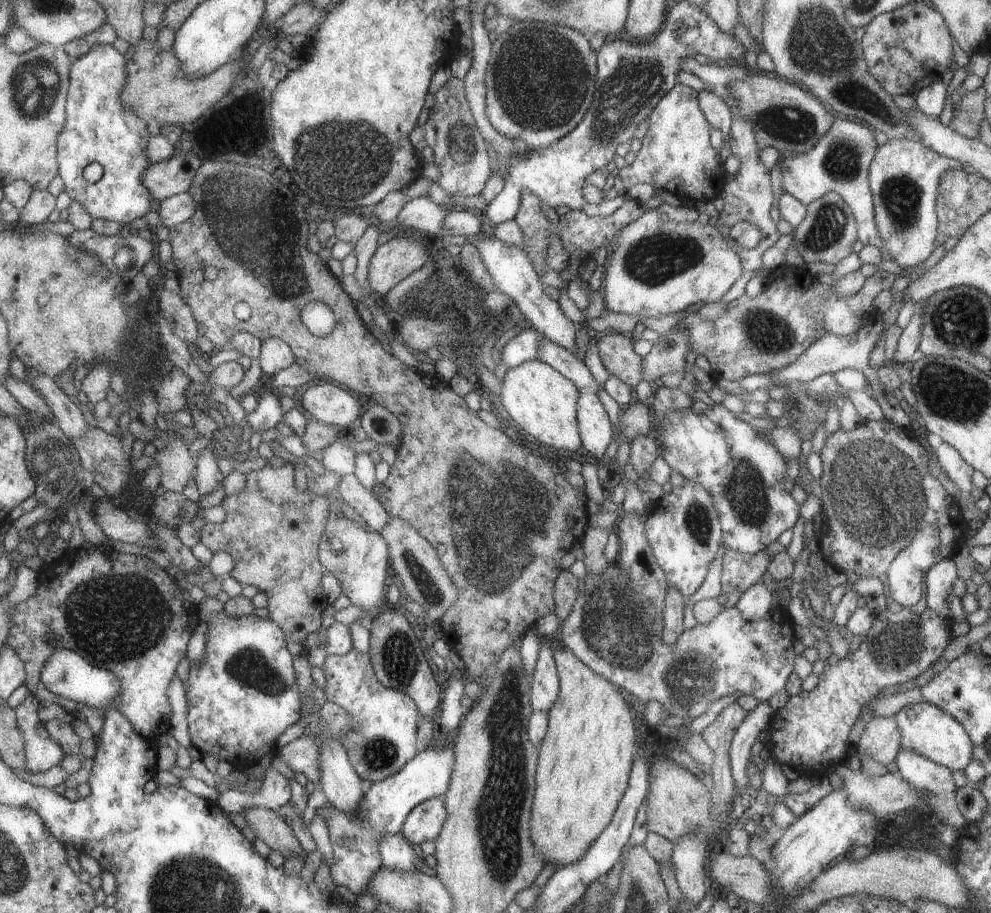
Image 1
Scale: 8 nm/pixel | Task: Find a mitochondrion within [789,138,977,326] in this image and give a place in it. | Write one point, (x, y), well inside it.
(900, 196)

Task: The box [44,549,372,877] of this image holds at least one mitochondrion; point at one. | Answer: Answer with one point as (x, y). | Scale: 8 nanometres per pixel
(111, 618)

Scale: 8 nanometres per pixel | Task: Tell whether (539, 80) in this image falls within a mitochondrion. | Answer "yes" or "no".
yes

